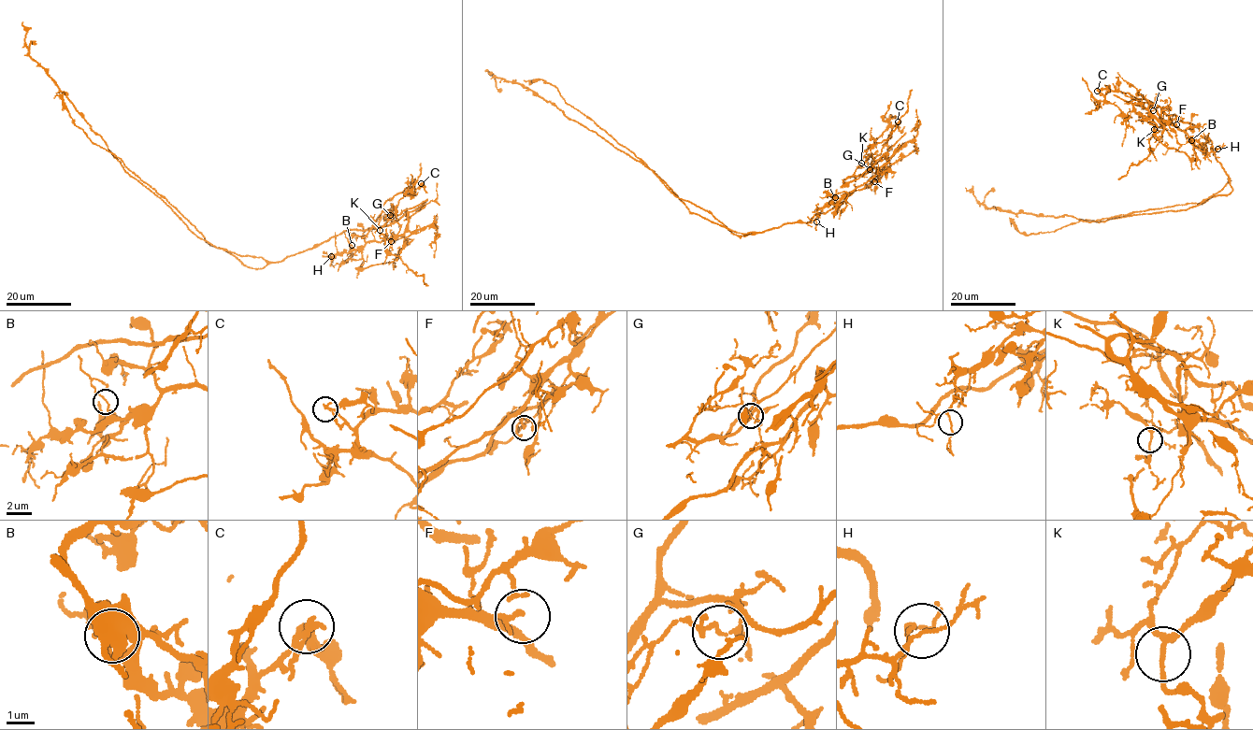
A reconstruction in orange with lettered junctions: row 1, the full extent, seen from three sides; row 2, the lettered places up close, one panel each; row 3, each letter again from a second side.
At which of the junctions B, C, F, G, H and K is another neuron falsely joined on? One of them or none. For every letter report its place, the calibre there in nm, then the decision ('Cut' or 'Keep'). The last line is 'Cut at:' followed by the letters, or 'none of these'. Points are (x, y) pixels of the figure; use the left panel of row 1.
B: Place: (352, 245). Thickness 100 nm. Keep
C: Place: (421, 183). Thickness 130 nm. Keep
F: Place: (391, 241). Thickness 120 nm. Keep
G: Place: (390, 215). Thickness 80 nm. Cut
H: Place: (331, 256). Thickness 90 nm. Keep
K: Place: (380, 230). Thickness 120 nm. Keep
Cut at: G

